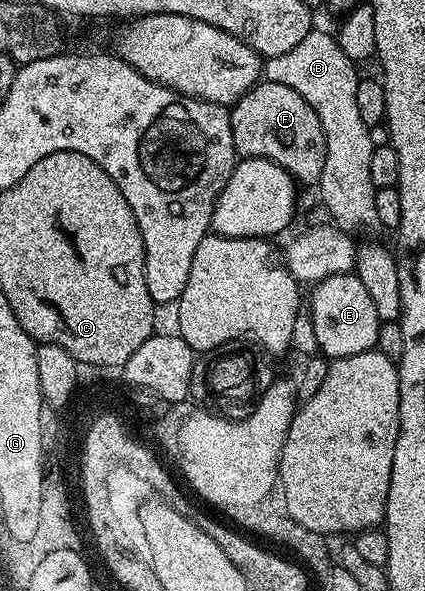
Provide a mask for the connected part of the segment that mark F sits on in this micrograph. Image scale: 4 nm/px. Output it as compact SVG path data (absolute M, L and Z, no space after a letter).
M265 79L251 87L230 109L230 126L234 151L239 158L259 157L268 159L284 171L288 171L295 182L317 186L324 170L324 127L316 111L291 87Z

